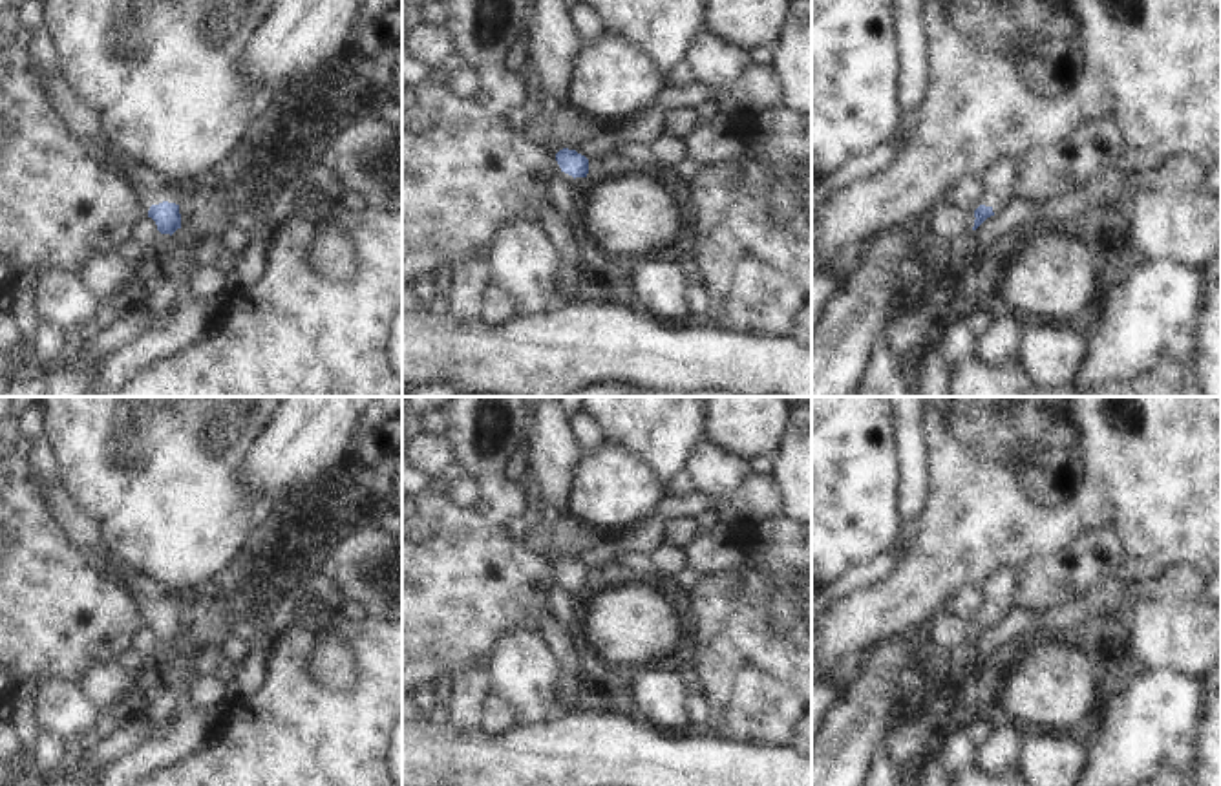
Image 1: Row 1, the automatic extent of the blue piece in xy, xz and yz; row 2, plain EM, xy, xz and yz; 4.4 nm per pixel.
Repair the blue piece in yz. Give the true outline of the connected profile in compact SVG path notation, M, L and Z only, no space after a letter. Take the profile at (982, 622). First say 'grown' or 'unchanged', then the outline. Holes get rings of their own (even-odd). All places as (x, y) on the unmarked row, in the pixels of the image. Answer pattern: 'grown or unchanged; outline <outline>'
grown; outline M1005 565L982 585L985 600L982 603L982 614L974 620L976 629L972 640L976 640L987 627L994 625L994 616L1009 611L1011 596L1016 590L1020 576L1022 565Z

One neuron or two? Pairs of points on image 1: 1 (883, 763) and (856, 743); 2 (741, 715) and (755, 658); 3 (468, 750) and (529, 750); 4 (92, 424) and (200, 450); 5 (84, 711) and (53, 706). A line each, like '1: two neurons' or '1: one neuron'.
1: two neurons
2: one neuron
3: one neuron
4: one neuron
5: one neuron

